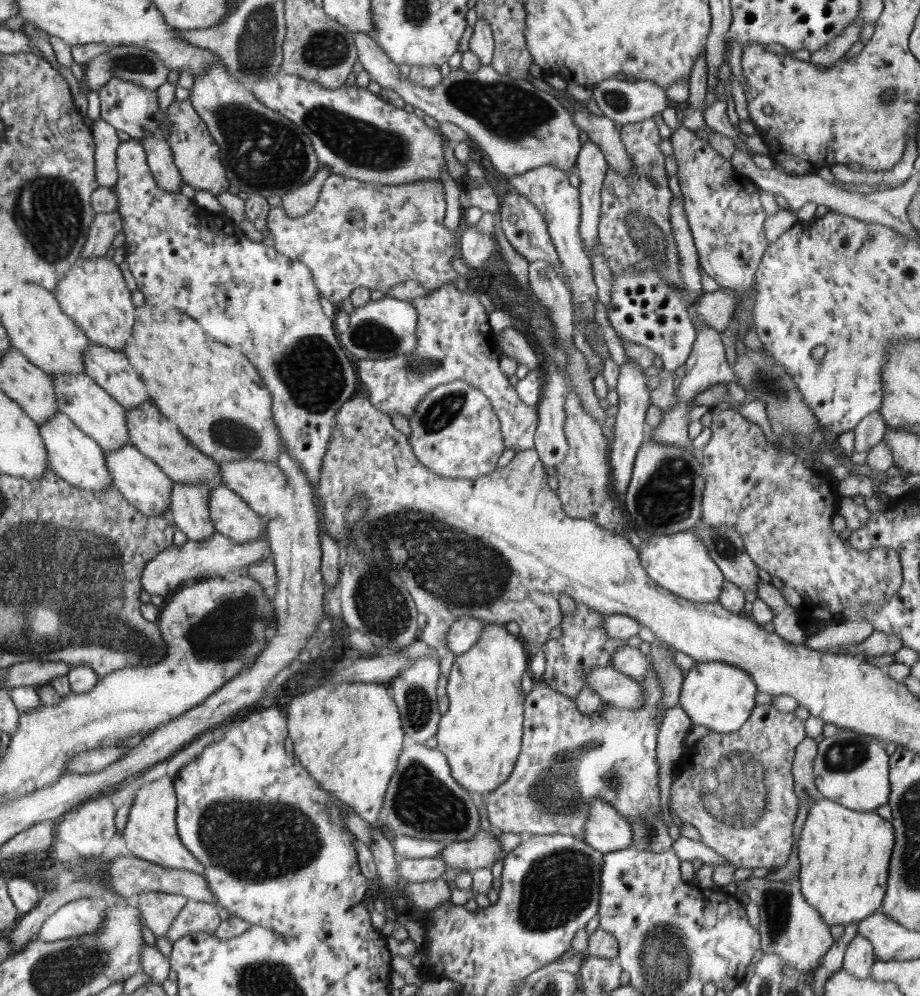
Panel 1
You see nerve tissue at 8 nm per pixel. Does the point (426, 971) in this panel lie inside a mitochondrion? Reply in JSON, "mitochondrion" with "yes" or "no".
{"mitochondrion":"no"}

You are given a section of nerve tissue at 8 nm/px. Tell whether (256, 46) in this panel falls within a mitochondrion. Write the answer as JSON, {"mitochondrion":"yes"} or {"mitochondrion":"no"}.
{"mitochondrion":"yes"}

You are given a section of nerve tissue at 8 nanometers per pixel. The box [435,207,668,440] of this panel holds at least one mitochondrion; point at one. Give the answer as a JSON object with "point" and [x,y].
{"point":[538,321]}

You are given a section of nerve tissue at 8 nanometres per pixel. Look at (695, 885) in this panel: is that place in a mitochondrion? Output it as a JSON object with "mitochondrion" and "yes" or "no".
{"mitochondrion":"no"}

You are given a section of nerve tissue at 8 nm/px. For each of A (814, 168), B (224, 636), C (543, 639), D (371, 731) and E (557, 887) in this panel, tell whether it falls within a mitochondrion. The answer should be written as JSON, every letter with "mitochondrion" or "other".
{"A":"other","B":"mitochondrion","C":"other","D":"other","E":"mitochondrion"}

